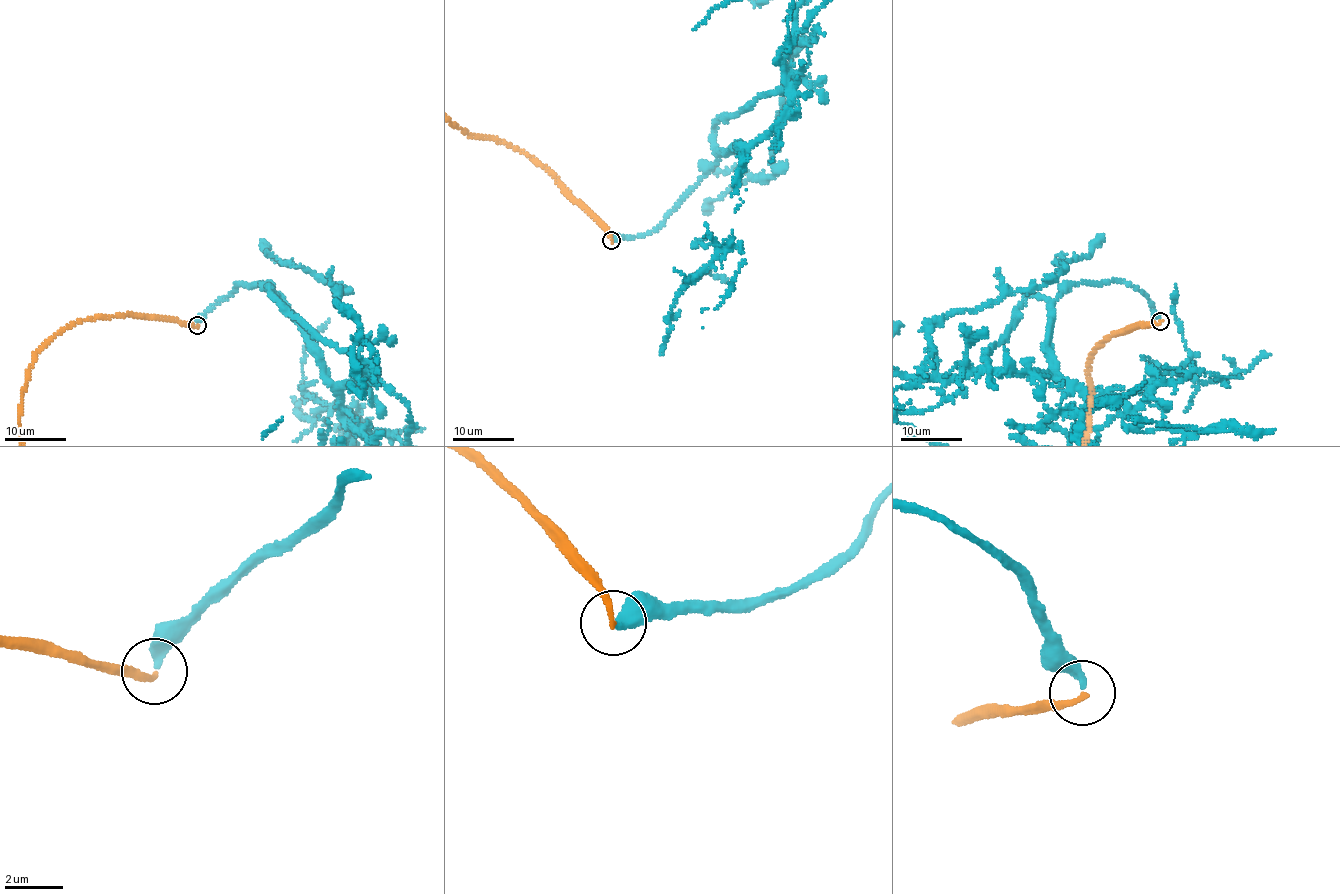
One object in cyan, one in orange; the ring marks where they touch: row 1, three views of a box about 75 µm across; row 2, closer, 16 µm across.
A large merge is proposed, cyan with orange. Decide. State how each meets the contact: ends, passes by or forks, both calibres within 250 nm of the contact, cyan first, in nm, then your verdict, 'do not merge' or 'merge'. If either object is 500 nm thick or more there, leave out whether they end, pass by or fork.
cyan ends there; orange ends there; 360 nm thick on the cyan side, 200 nm on the other; merge

